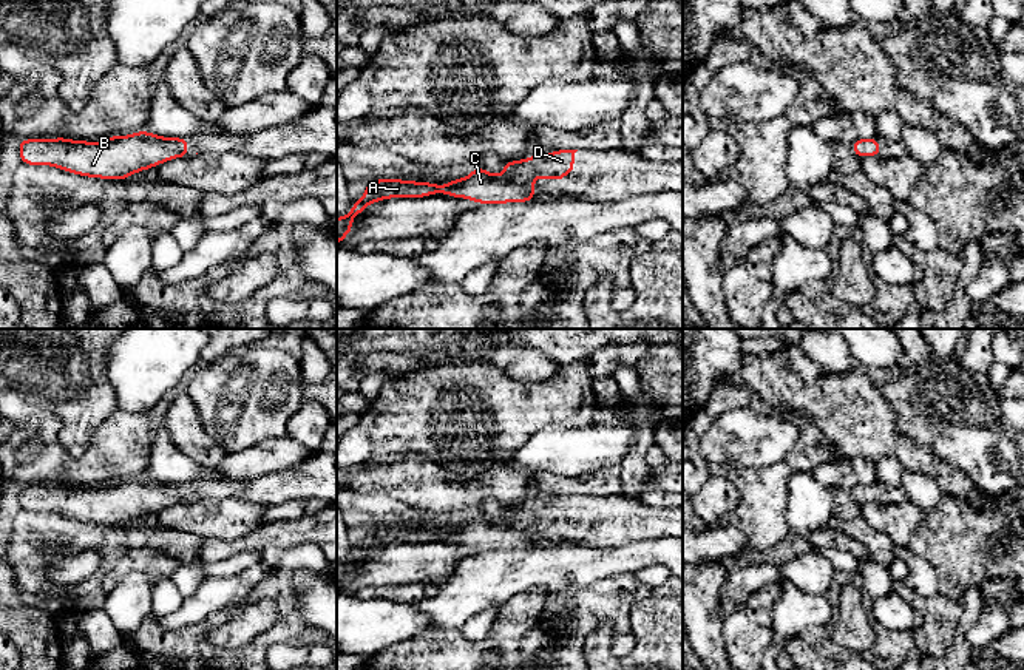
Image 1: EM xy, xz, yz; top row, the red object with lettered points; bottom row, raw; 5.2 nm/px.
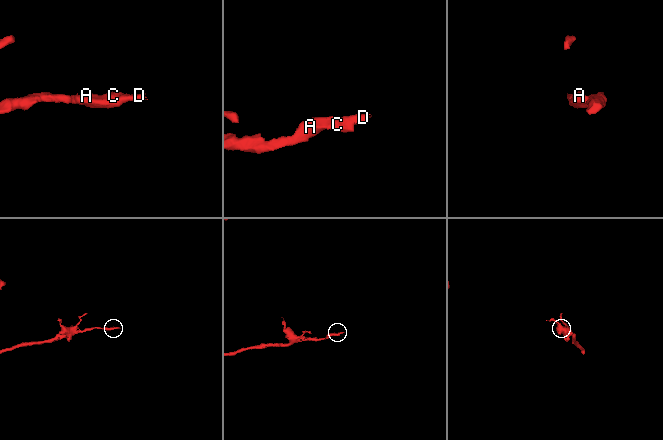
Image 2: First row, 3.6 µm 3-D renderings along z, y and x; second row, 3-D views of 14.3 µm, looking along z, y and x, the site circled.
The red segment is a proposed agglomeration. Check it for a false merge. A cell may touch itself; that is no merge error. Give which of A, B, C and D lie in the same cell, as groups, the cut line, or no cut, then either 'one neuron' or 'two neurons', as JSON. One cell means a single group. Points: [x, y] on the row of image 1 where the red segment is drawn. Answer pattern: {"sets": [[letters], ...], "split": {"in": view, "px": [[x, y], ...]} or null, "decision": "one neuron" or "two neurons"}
{"sets": [["A", "B", "C", "D"]], "split": null, "decision": "one neuron"}

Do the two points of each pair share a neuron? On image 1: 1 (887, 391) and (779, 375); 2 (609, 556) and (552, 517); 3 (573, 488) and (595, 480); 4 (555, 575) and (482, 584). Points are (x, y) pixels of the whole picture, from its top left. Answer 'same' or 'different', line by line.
1: different
2: different
3: same
4: same

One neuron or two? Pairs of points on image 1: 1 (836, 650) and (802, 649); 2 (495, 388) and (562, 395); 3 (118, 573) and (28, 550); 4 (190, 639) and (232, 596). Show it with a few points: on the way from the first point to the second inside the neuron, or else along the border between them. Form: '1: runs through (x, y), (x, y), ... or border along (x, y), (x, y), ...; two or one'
1: border along (799, 635), (819, 653); two
2: runs through (512, 400), (545, 400); one
3: border along (139, 550), (130, 550), (107, 573); two
4: border along (207, 616), (173, 630); two

